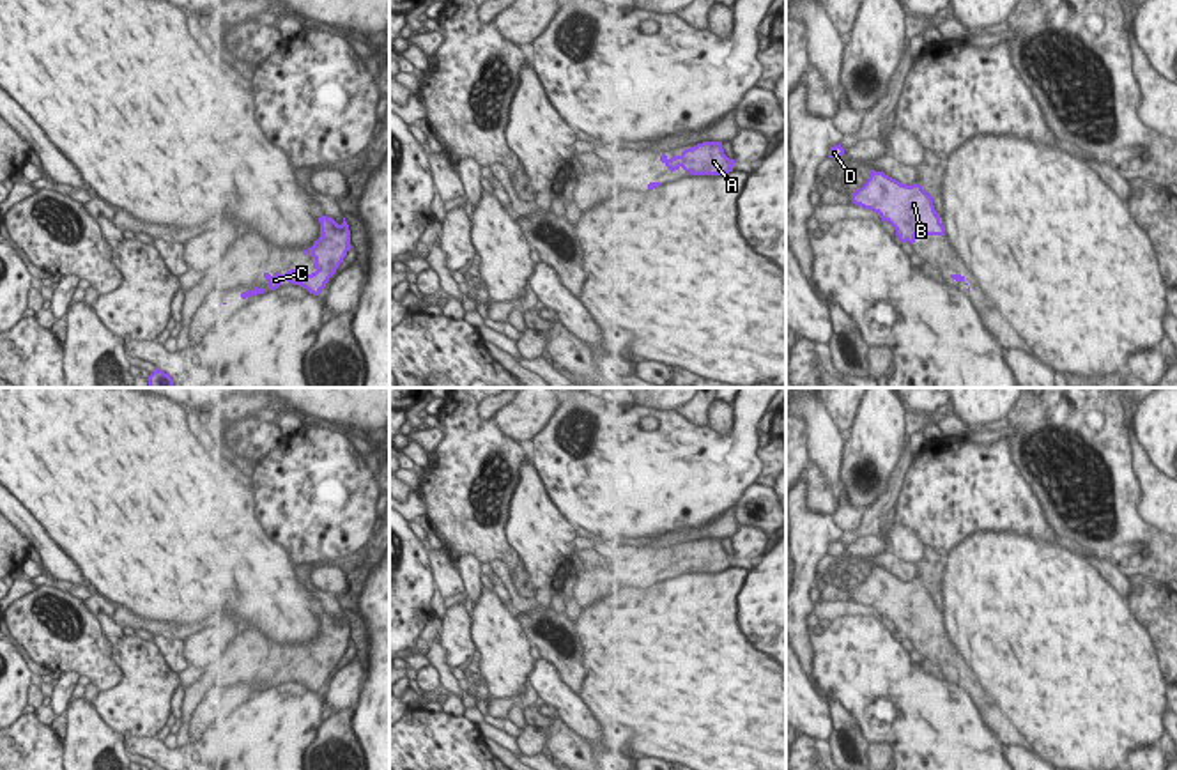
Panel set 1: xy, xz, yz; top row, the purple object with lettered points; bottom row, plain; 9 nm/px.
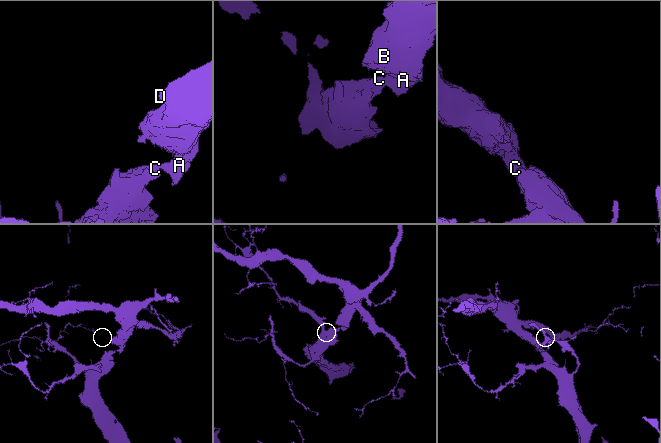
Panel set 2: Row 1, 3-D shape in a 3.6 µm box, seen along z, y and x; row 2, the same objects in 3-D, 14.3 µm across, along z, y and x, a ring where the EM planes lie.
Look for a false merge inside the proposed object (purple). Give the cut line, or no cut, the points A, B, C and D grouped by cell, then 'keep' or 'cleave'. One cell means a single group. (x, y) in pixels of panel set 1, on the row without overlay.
no cut; A B C D; keep

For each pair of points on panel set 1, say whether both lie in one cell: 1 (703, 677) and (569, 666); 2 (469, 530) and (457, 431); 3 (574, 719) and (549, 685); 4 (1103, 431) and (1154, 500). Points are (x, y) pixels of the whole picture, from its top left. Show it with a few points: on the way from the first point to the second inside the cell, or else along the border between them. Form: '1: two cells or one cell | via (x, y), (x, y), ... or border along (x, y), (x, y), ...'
1: two cells | border along (572, 627), (581, 648), (584, 673), (577, 692)
2: one cell | via (468, 505), (466, 455)
3: one cell | via (572, 710), (558, 694)
4: two cells | border along (1128, 436), (1133, 473), (1140, 487), (1137, 510)

